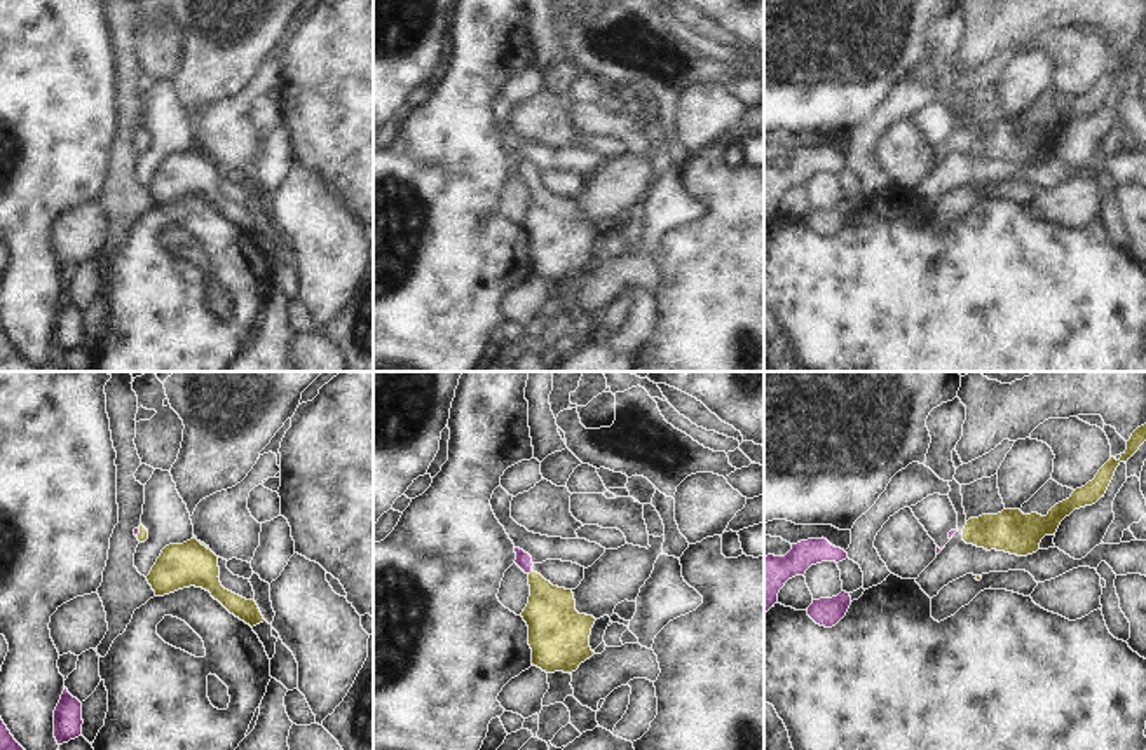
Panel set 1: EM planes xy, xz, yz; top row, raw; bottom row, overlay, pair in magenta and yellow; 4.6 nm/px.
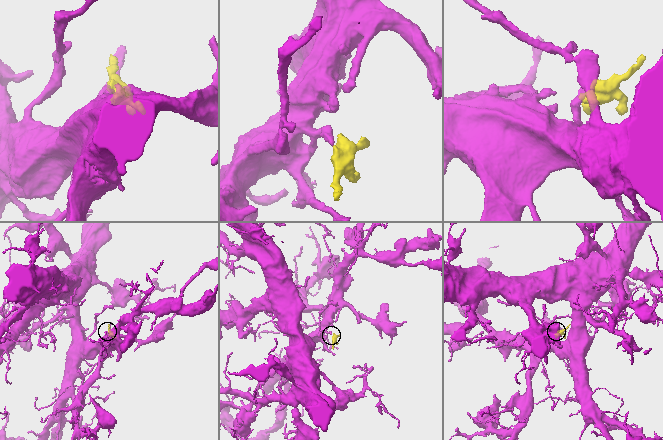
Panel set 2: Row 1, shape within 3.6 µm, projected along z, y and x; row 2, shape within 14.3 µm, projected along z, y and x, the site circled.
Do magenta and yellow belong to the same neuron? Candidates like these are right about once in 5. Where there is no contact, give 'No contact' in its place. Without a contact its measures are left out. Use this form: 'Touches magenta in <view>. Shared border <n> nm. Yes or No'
Touches magenta in xy. Shared border 50 nm. Yes

